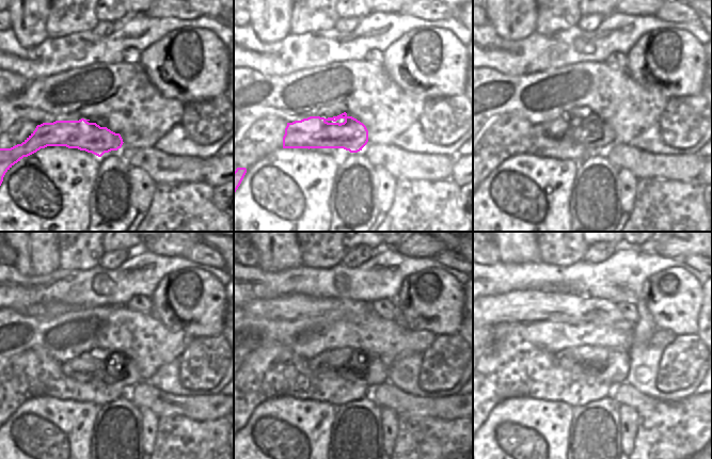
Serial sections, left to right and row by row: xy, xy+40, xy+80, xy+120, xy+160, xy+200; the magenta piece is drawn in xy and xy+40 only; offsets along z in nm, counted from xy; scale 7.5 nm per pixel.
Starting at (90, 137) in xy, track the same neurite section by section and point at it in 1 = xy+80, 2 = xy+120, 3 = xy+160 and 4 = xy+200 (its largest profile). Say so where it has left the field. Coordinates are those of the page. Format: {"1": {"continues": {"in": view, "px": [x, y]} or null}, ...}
{"1": {"continues": {"in": "xy+80", "px": [585, 128]}}, "2": {"continues": {"in": "xy+120", "px": [110, 367]}}, "3": {"continues": {"in": "xy+160", "px": [353, 365]}}, "4": {"continues": {"in": "xy+200", "px": [610, 365]}}}

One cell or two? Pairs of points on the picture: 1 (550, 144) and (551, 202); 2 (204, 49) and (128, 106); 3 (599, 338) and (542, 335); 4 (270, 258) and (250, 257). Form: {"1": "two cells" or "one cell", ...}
{"1": "two cells", "2": "two cells", "3": "one cell", "4": "two cells"}

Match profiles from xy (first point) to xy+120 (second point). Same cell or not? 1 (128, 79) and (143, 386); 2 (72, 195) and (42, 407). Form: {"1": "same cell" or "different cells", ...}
{"1": "different cells", "2": "same cell"}

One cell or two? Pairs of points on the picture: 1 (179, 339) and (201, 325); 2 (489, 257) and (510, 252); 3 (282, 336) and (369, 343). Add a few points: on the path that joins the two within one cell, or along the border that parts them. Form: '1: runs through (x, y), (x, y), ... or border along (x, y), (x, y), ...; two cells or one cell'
1: border along (164, 325), (171, 331), (185, 331), (193, 337); two cells
2: border along (495, 242), (499, 260); two cells
3: runs through (303, 338), (348, 337); one cell

